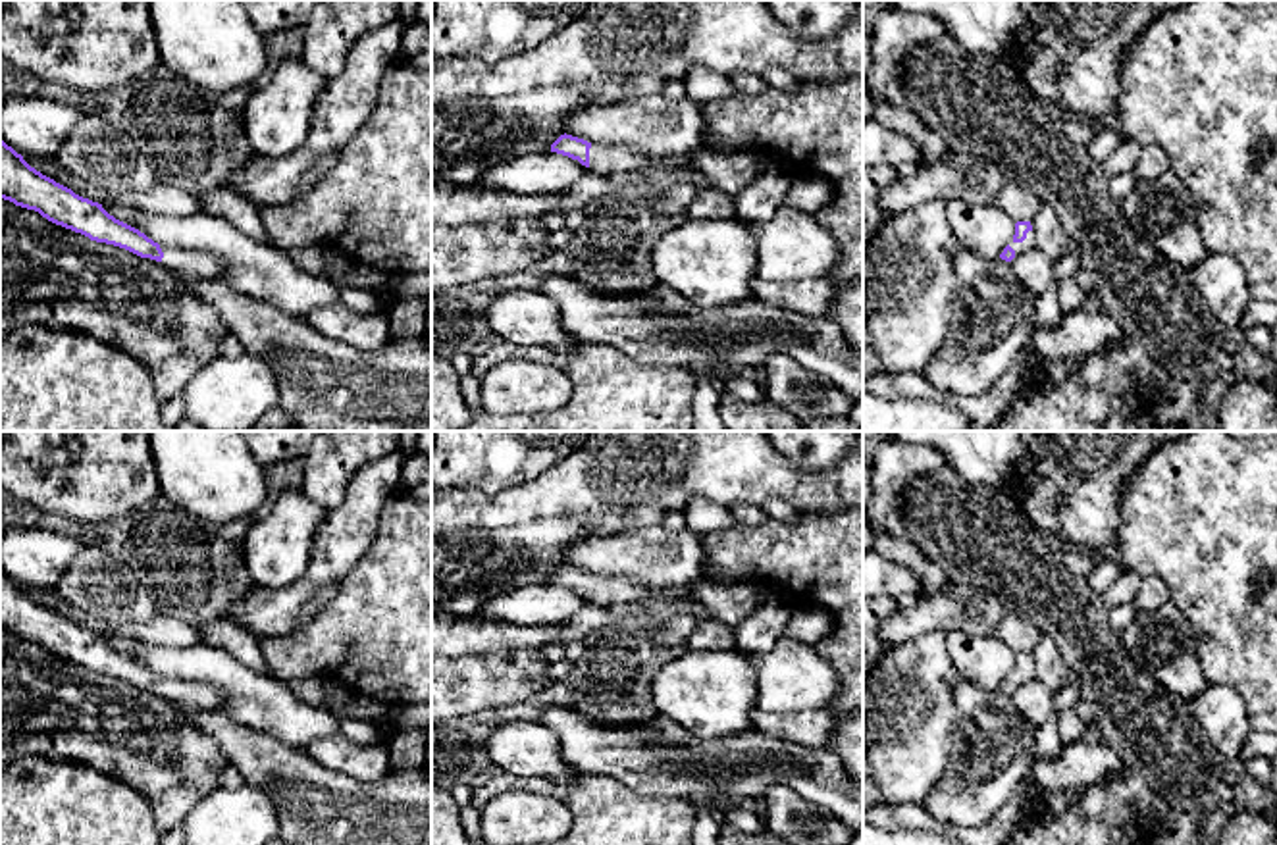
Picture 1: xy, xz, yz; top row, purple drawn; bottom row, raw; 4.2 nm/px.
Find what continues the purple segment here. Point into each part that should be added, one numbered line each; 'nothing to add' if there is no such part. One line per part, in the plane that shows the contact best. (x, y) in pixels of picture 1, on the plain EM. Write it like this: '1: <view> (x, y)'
1: yz (1019, 678)

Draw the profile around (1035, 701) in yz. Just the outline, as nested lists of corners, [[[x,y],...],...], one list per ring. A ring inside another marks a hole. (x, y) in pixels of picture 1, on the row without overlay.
[[[1030,679],[1011,691],[1017,710],[1038,730],[1054,712],[1054,691],[1038,679]]]

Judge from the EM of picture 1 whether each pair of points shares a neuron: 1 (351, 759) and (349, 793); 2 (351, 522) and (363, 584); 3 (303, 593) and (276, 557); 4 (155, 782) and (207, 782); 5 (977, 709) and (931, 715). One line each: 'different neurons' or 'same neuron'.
1: different neurons
2: different neurons
3: different neurons
4: same neuron
5: different neurons

